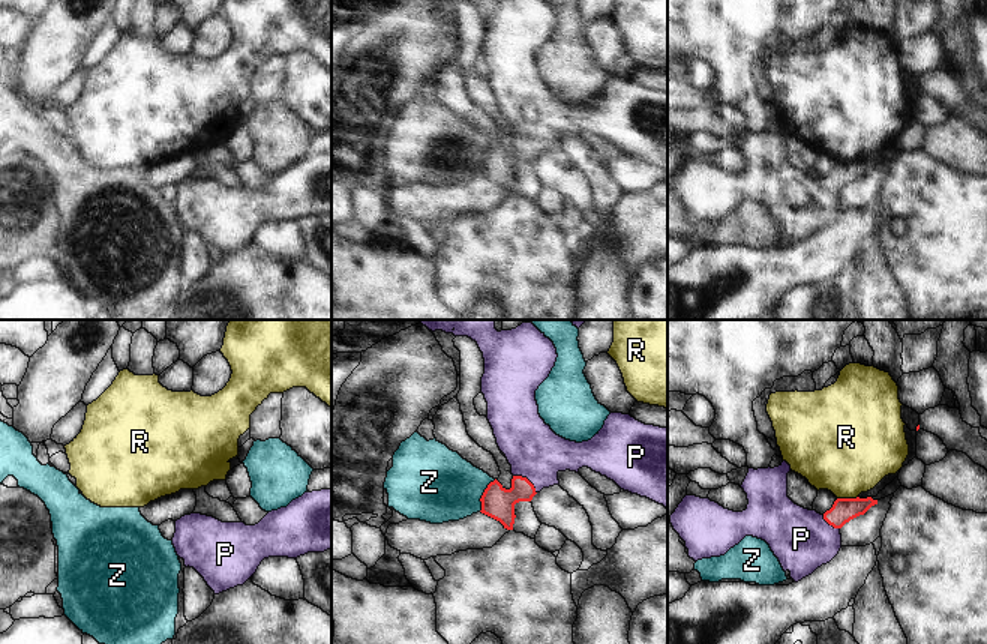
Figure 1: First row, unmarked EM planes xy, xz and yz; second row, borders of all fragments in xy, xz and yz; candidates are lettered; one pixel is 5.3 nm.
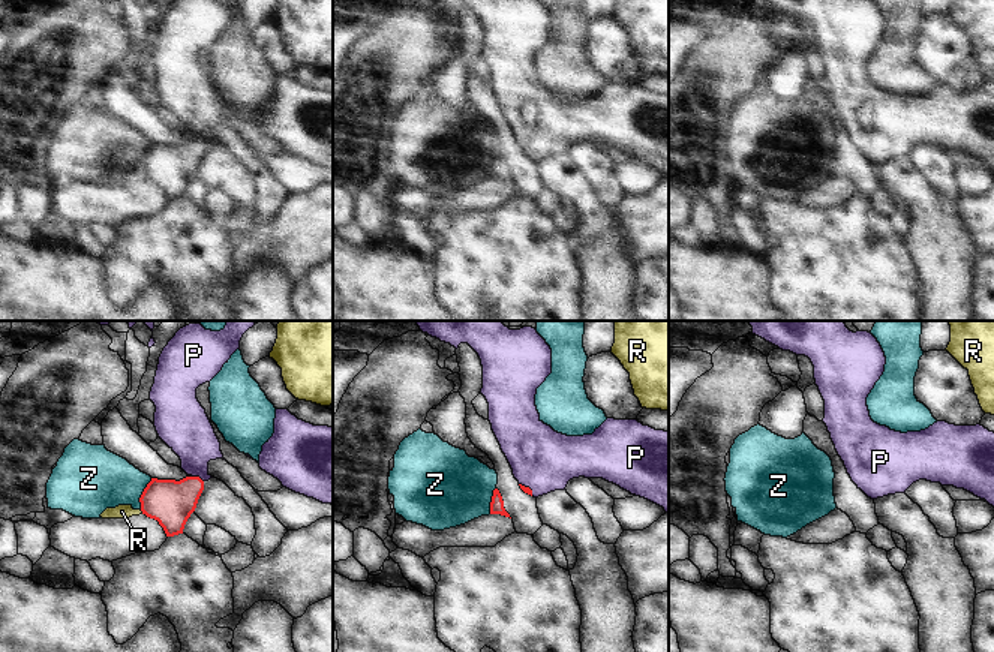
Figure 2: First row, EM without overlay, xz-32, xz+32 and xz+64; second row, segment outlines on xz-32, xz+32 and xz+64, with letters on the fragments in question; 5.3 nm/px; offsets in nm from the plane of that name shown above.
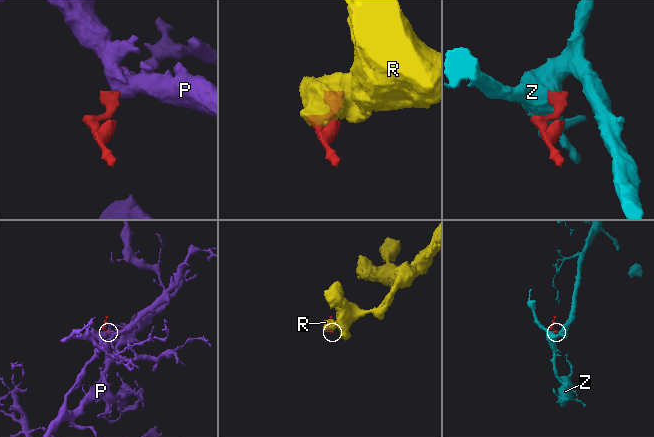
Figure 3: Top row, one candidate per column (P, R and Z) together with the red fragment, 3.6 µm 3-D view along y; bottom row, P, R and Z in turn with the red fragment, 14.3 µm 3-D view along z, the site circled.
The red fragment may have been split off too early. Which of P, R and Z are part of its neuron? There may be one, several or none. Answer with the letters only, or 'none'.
P

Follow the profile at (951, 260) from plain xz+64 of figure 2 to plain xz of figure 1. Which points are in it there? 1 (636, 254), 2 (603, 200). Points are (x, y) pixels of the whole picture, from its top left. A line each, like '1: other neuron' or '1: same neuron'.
1: other neuron
2: other neuron

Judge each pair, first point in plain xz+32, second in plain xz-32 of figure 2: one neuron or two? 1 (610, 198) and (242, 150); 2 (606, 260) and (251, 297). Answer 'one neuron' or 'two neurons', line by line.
1: one neuron
2: one neuron

